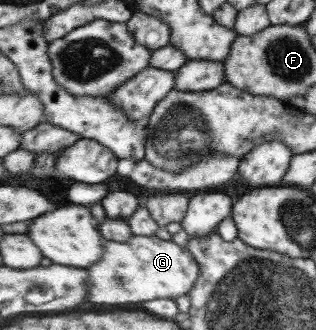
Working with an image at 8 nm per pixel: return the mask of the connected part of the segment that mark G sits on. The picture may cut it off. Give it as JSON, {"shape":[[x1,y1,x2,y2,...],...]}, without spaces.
{"shape":[[134,235,127,242,107,242,105,256,89,268,89,302,95,304,137,304,157,298,174,299,187,295,201,277,198,260,187,246,179,246,157,235]]}

